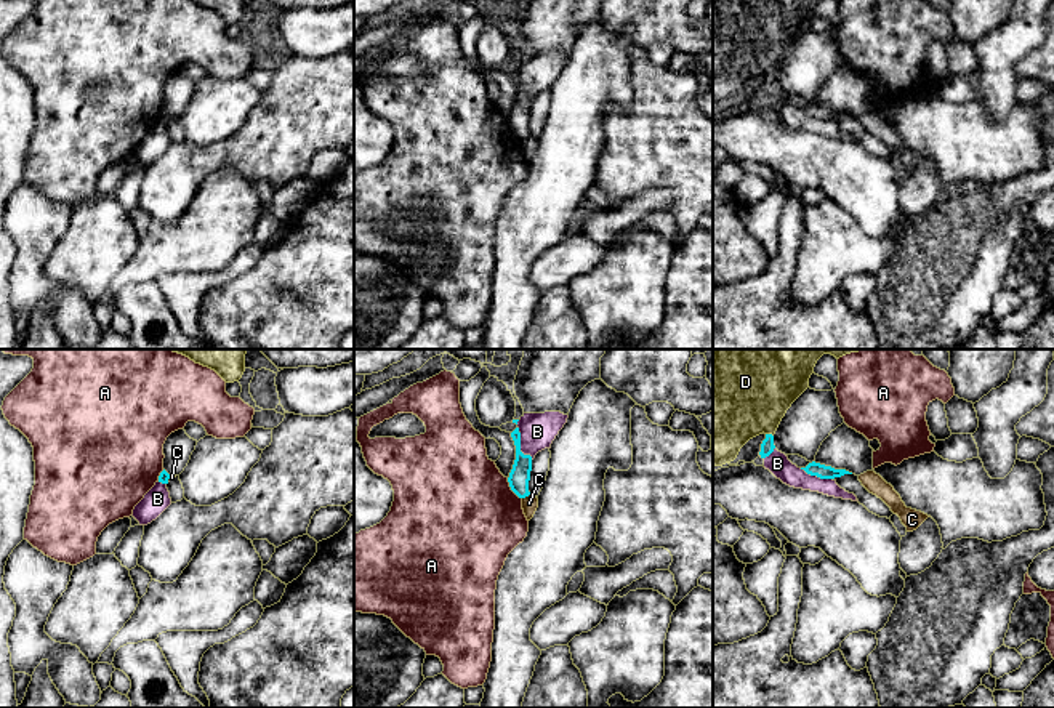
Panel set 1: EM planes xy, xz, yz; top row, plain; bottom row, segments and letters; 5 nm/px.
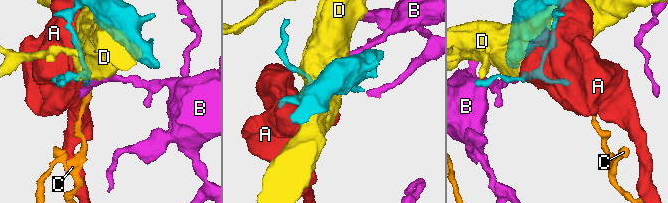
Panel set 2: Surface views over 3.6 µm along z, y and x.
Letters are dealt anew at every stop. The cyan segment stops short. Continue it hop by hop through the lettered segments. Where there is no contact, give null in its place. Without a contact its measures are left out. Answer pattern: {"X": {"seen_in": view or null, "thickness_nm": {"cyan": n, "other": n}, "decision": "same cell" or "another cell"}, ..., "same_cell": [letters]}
{"A": {"seen_in": "xz", "thickness_nm": {"cyan": 110, "other": 500}, "decision": "another cell"}, "B": {"seen_in": "xz", "thickness_nm": {"cyan": 110, "other": 180}, "decision": "another cell"}, "C": {"seen_in": "xz", "thickness_nm": {"cyan": 110, "other": 80}, "decision": "another cell"}, "D": {"seen_in": "yz", "thickness_nm": {"cyan": 70, "other": 460}, "decision": "another cell"}, "same_cell": []}

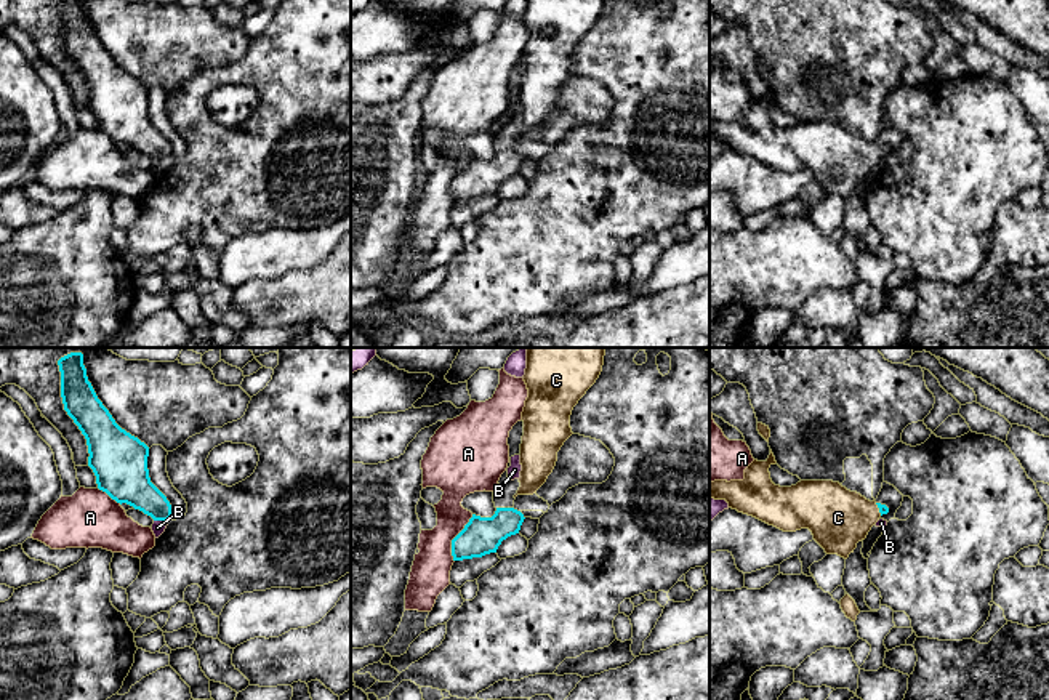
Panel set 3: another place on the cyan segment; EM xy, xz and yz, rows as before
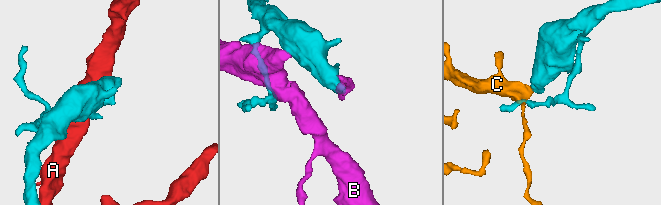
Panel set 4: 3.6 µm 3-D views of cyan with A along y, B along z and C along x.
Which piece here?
{"A": {"seen_in": "xz", "thickness_nm": {"cyan": 190, "other": 200}, "decision": "another cell"}, "B": {"seen_in": "xy", "thickness_nm": {"cyan": 220, "other": 70}, "decision": "another cell"}, "C": {"seen_in": "yz", "thickness_nm": {"cyan": 50, "other": 300}, "decision": "same cell"}, "same_cell": ["C"]}

